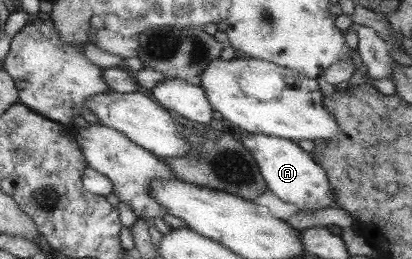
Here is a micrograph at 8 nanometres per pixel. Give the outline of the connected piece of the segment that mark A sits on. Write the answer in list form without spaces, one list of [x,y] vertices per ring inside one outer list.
[[[249,134],[241,138],[241,144],[253,155],[266,188],[281,202],[294,204],[300,210],[317,210],[329,207],[334,202],[334,191],[327,181],[325,171],[310,153],[301,150],[293,141],[263,134]]]

